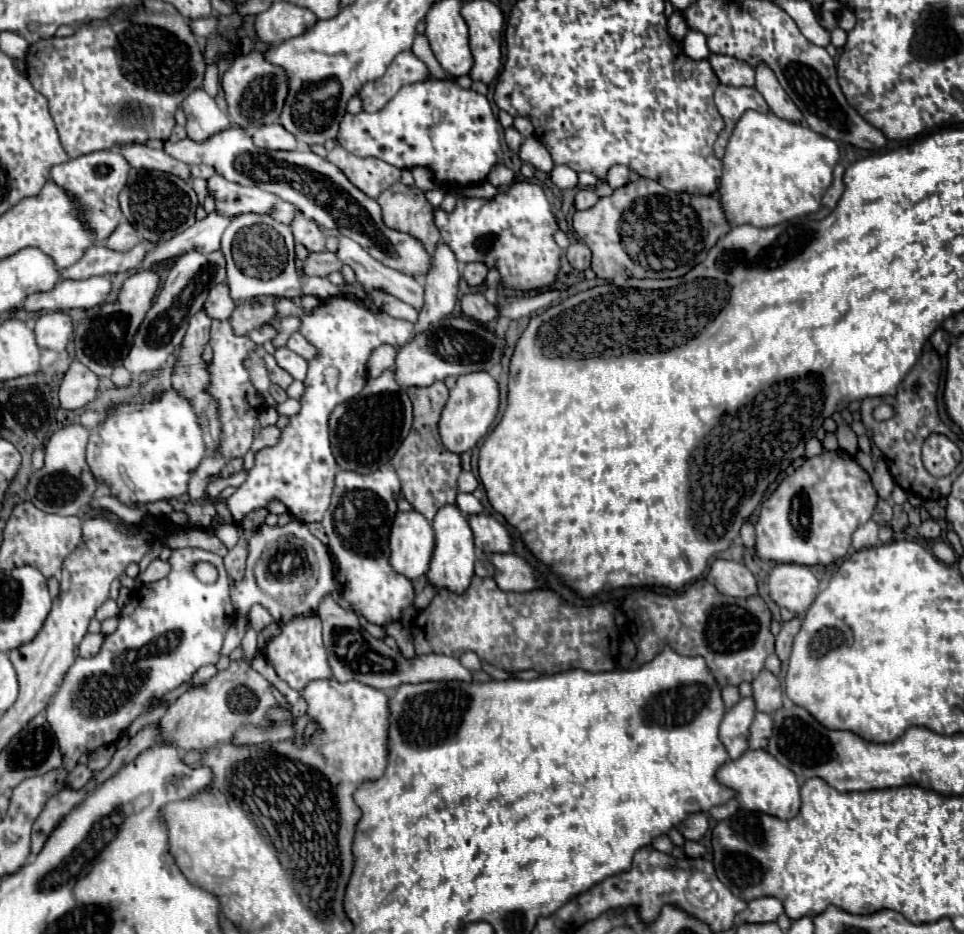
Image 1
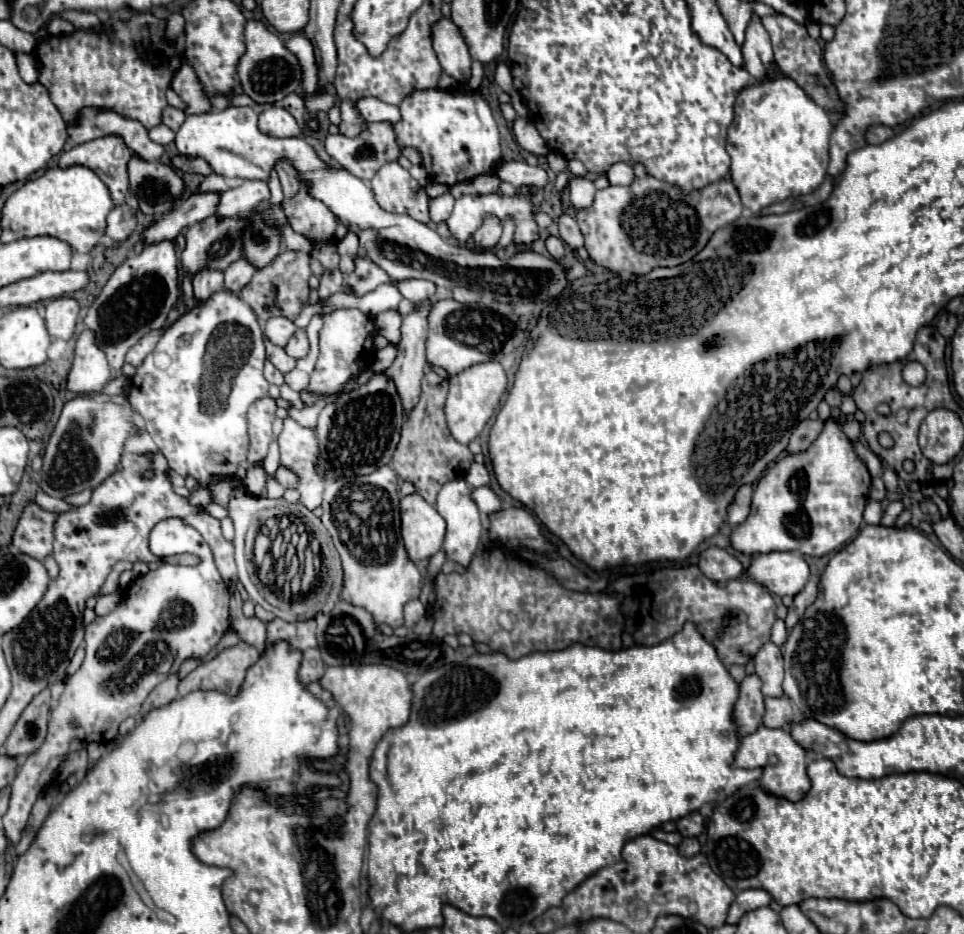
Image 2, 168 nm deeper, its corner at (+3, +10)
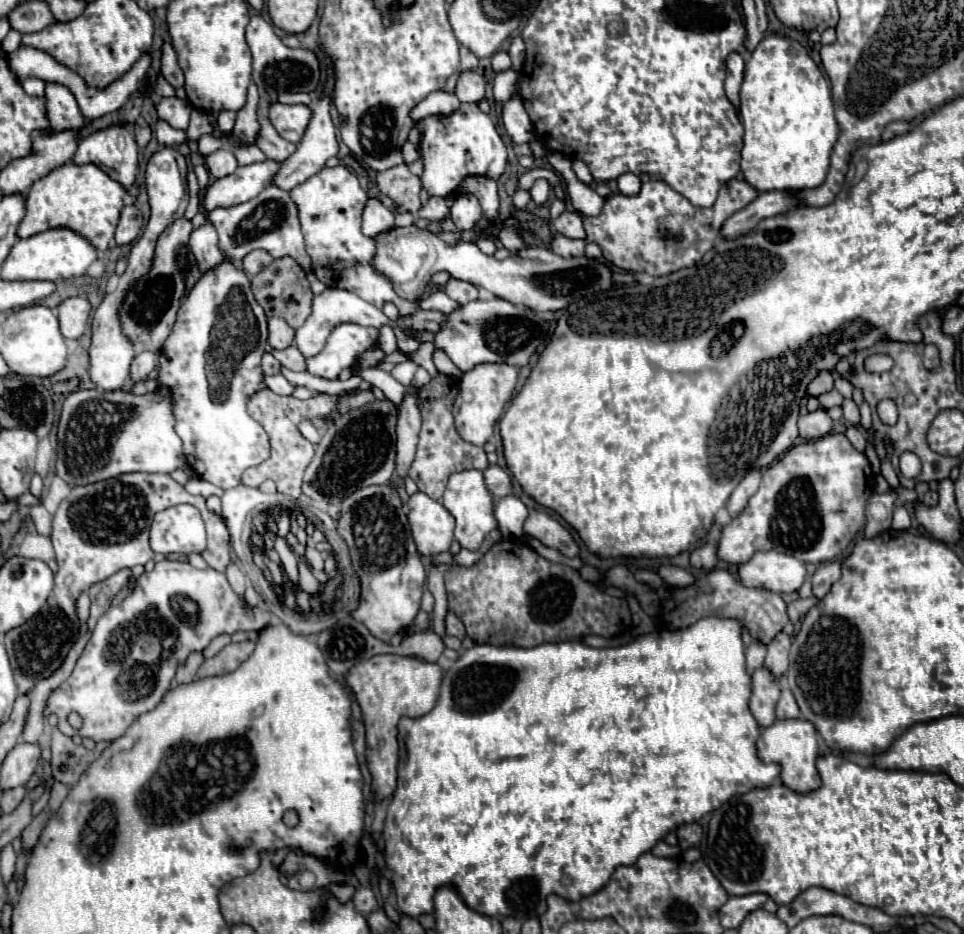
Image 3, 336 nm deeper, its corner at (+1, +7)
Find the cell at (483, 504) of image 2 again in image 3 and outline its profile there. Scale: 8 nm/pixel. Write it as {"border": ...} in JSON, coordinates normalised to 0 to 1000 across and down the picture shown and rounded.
{"border":[[[523,531],[512,535],[512,552],[521,574],[525,578],[535,578],[541,574],[541,561],[548,552],[548,544],[535,531]]]}

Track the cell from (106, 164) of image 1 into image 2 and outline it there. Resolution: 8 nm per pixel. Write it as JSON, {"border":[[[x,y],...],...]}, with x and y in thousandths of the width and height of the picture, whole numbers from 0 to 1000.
{"border":[[[122,145],[102,147],[89,153],[83,153],[62,166],[62,179],[68,181],[73,177],[87,177],[95,181],[114,202],[118,219],[129,215],[133,204],[133,183],[131,177],[137,170],[137,162]]]}

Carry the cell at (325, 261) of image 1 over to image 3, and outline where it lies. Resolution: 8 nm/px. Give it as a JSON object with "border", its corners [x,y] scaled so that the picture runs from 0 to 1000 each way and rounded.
{"border":[[[301,274],[288,276],[280,285],[276,285],[270,293],[261,296],[259,300],[261,300],[261,313],[266,317],[266,323],[274,330],[278,340],[282,340],[282,338],[295,340],[303,351],[311,351],[317,345],[317,340],[322,338],[322,332],[324,332],[326,315],[322,310],[317,291],[311,287],[311,283],[307,278],[303,278]]]}

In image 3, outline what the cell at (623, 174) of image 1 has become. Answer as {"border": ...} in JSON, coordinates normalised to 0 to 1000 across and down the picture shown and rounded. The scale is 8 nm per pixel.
{"border":[[[649,184],[649,186],[643,186],[641,188],[641,203],[647,208],[647,210],[658,210],[660,206],[664,206],[664,191],[656,184]]]}

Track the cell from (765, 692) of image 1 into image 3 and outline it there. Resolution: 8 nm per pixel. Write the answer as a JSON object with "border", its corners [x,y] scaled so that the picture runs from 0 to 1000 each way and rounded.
{"border":[[[809,677],[799,690],[797,690],[797,698],[795,698],[795,707],[793,713],[805,724],[811,726],[817,717],[817,696],[820,696],[820,681],[815,681],[813,677]]]}

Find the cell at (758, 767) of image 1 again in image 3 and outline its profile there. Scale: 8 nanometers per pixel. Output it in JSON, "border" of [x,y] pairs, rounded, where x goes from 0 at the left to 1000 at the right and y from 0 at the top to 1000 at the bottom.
{"border":[[[828,769],[828,771],[805,771],[801,777],[793,779],[786,794],[786,809],[793,818],[809,818],[811,827],[811,839],[815,844],[820,844],[822,848],[828,850],[838,850],[842,846],[846,846],[851,842],[851,831],[849,824],[844,820],[846,809],[849,809],[849,792],[846,792],[846,782],[840,773]]]}

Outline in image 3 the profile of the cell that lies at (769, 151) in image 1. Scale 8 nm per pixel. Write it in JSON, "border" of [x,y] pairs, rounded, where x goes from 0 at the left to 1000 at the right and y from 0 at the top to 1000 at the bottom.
{"border":[[[805,36],[795,39],[778,58],[772,75],[772,88],[768,96],[768,124],[772,133],[770,156],[770,186],[786,206],[801,203],[836,203],[855,195],[861,180],[861,163],[869,148],[869,133],[865,126],[863,101],[853,77],[838,60],[836,51],[820,41]]]}

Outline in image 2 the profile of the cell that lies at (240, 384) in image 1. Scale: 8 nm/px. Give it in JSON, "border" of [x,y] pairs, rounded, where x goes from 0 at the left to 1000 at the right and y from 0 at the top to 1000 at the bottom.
{"border":[[[230,309],[212,322],[201,322],[199,331],[170,352],[160,376],[135,406],[133,429],[142,440],[139,451],[143,466],[154,464],[174,491],[176,502],[189,511],[201,511],[207,521],[216,521],[224,511],[243,511],[245,502],[255,494],[259,476],[255,440],[268,425],[278,423],[278,408],[272,401],[274,378],[274,359],[268,339],[251,322],[249,314]]]}

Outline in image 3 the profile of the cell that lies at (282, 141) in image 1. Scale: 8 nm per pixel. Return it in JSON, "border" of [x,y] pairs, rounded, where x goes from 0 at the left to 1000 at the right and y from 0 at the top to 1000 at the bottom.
{"border":[[[282,111],[280,113],[280,131],[286,137],[286,141],[299,150],[299,152],[309,152],[317,139],[317,133],[322,128],[322,116],[315,111],[309,113],[299,113],[299,111]]]}

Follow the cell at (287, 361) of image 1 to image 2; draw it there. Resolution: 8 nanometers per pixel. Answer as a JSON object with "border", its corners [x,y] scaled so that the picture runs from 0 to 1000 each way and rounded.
{"border":[[[307,352],[305,361],[297,369],[297,378],[301,378],[305,384],[313,384],[320,380],[320,376],[322,376],[322,369],[320,369],[317,352]]]}

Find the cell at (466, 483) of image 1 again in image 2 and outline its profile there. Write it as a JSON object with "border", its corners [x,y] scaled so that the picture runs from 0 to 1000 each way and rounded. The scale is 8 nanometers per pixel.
{"border":[[[490,496],[490,500],[485,502],[481,513],[494,524],[494,521],[502,521],[508,517],[508,506],[506,506],[502,496]]]}

